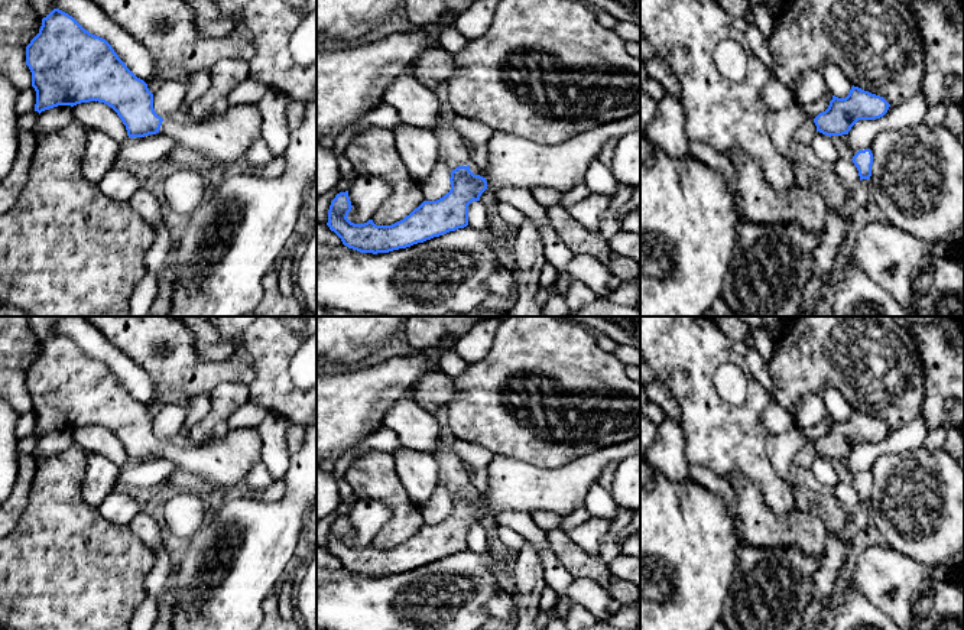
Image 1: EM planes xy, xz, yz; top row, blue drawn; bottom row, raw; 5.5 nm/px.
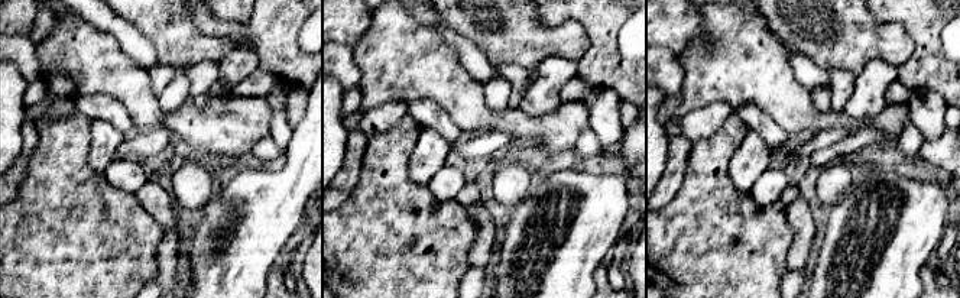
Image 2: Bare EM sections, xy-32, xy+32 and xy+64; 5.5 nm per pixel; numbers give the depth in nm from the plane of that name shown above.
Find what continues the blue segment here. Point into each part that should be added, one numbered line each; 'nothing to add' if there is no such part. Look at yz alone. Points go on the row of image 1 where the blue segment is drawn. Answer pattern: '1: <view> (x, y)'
nothing to add

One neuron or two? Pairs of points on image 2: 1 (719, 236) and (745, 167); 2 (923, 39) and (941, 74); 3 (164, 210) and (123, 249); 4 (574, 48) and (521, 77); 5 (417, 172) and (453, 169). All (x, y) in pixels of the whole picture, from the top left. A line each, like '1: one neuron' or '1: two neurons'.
1: two neurons
2: one neuron
3: two neurons
4: two neurons
5: two neurons

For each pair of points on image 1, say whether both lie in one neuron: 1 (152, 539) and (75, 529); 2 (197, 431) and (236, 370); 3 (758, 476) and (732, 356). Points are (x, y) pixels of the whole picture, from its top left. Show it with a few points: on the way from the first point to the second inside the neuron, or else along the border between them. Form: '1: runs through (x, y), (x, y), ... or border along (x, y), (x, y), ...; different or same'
1: border along (126, 525), (152, 551); different
2: border along (250, 385), (221, 382), (210, 393); different
3: runs through (752, 445), (752, 385); same

